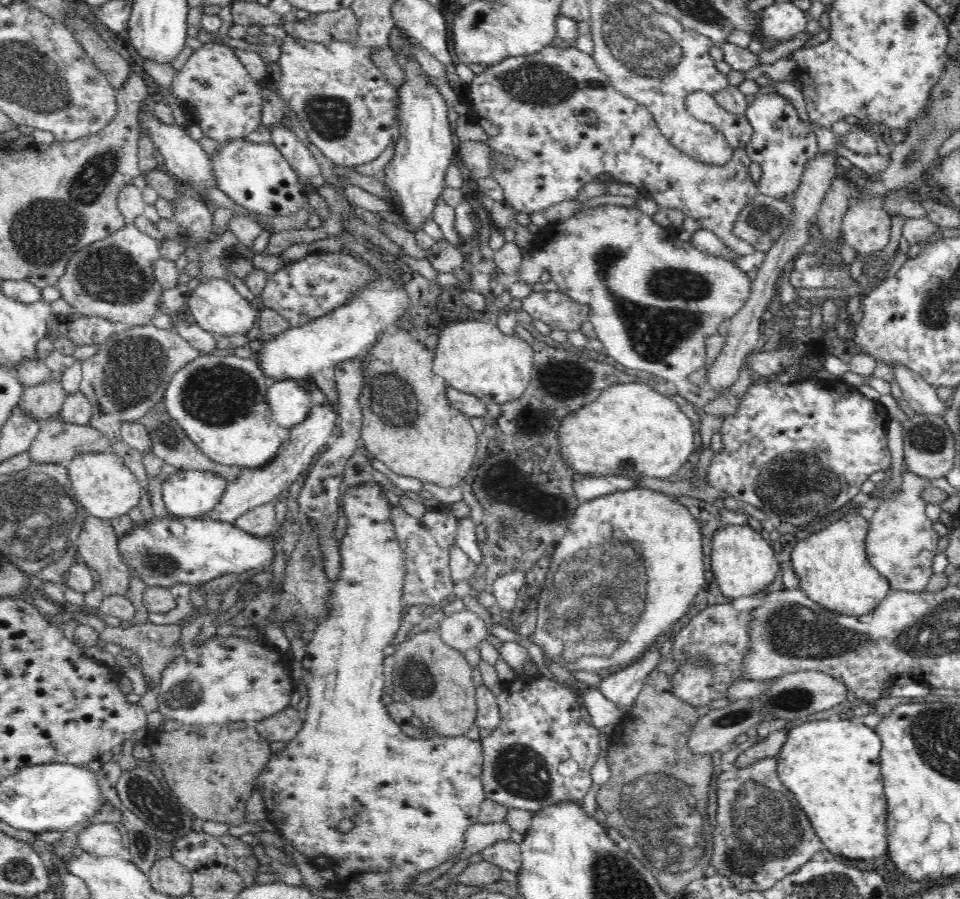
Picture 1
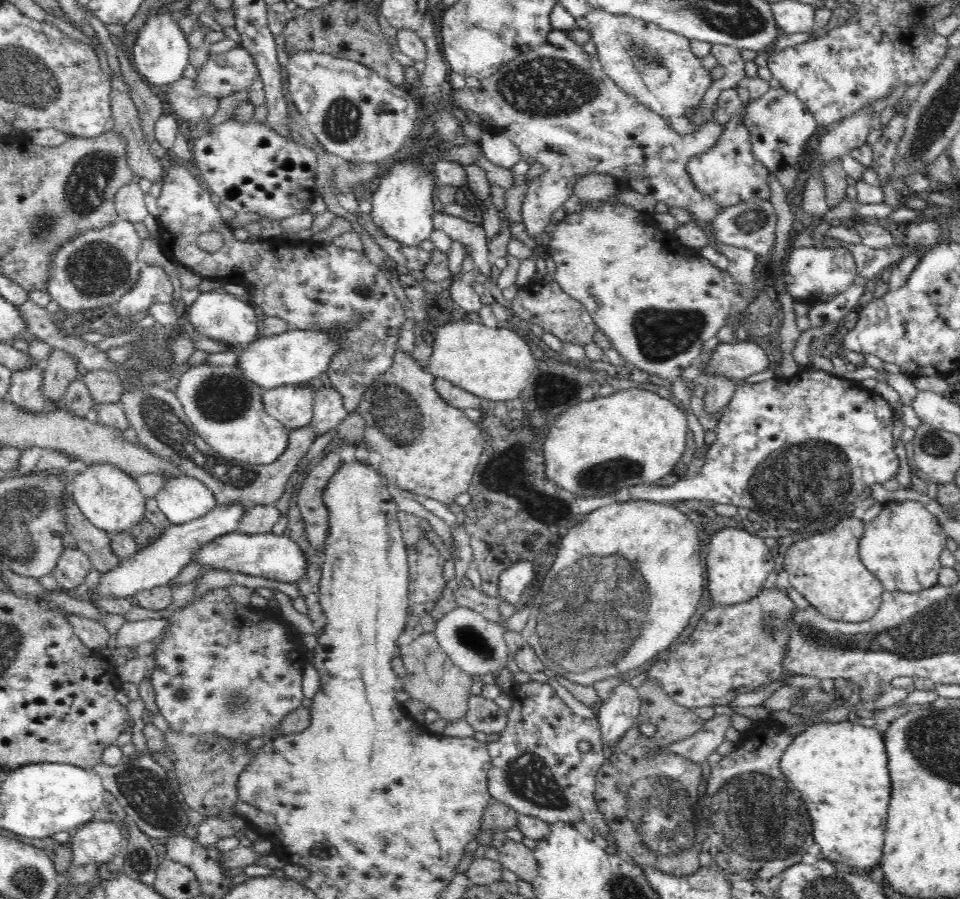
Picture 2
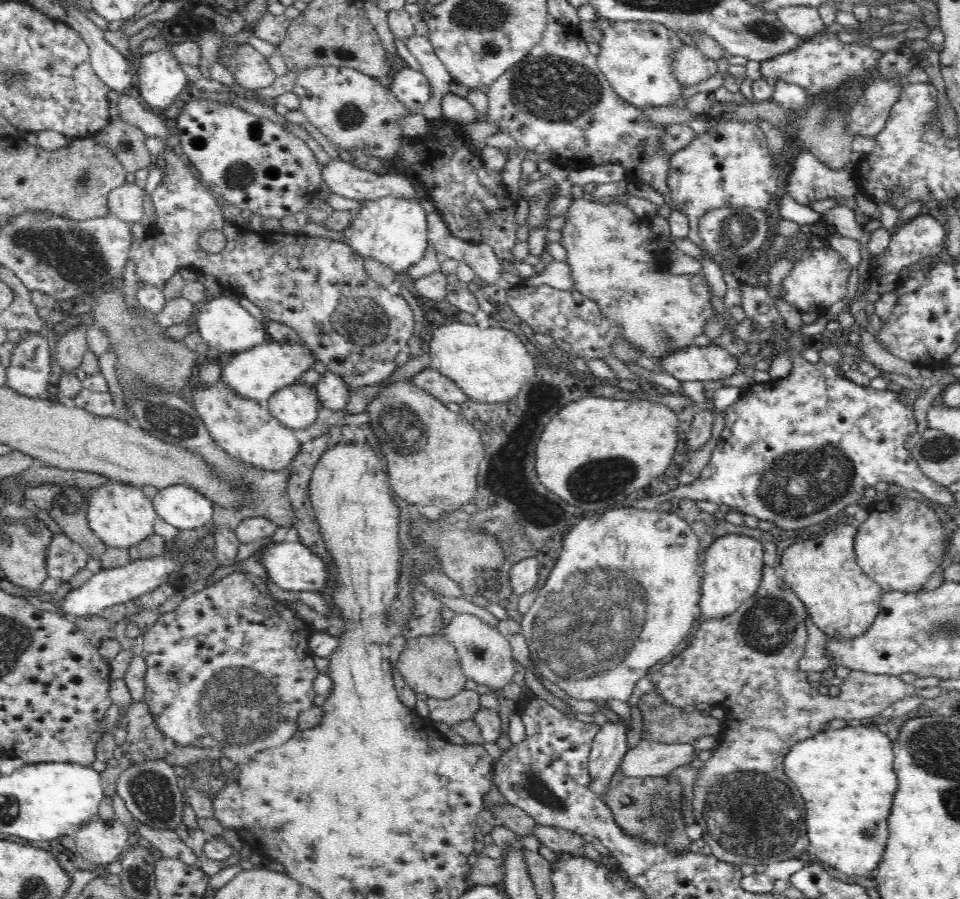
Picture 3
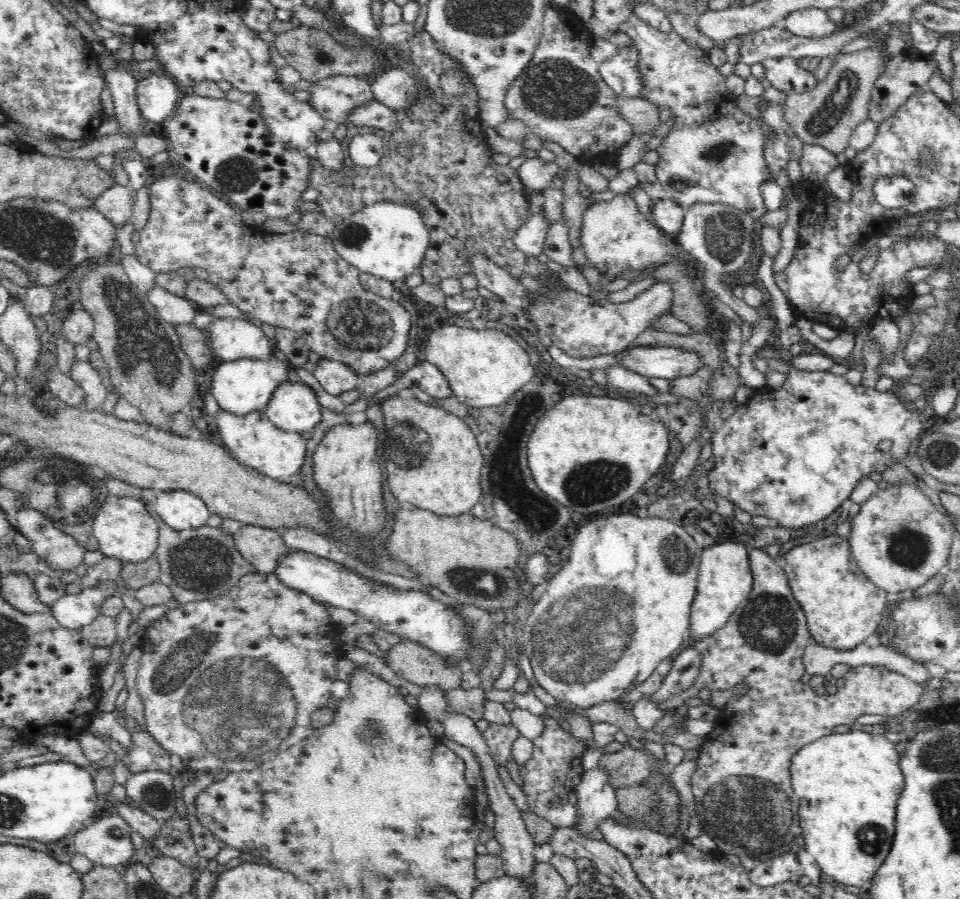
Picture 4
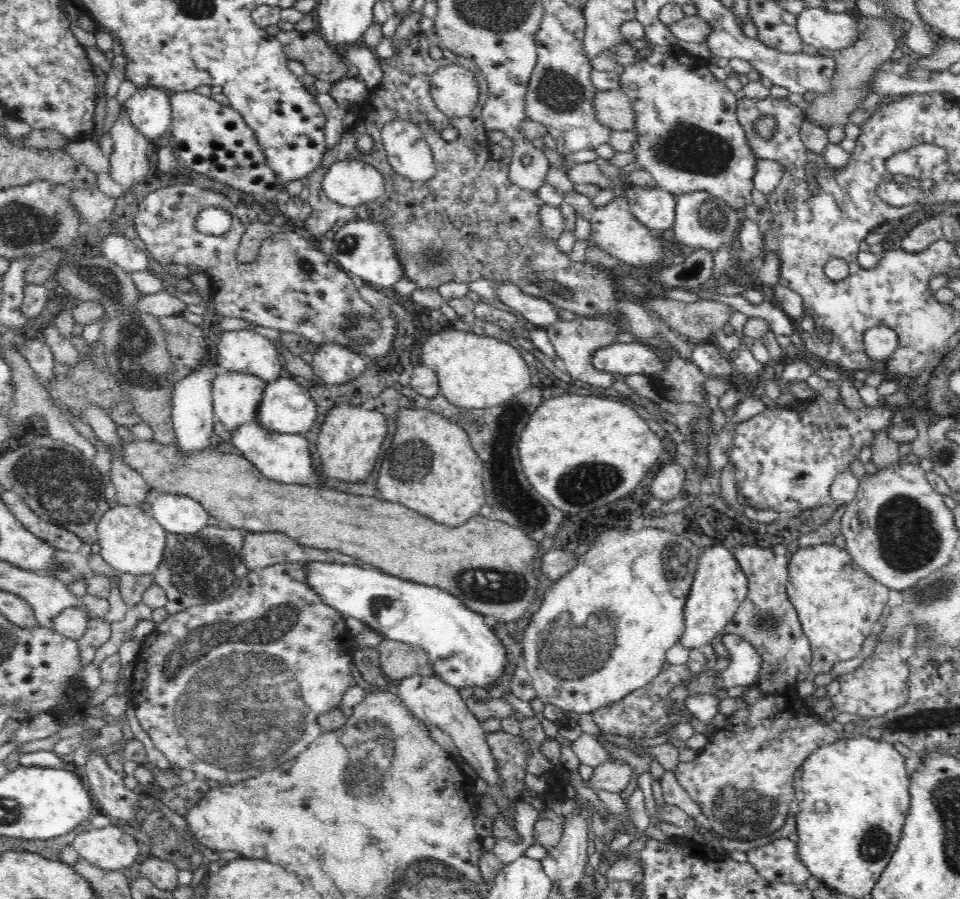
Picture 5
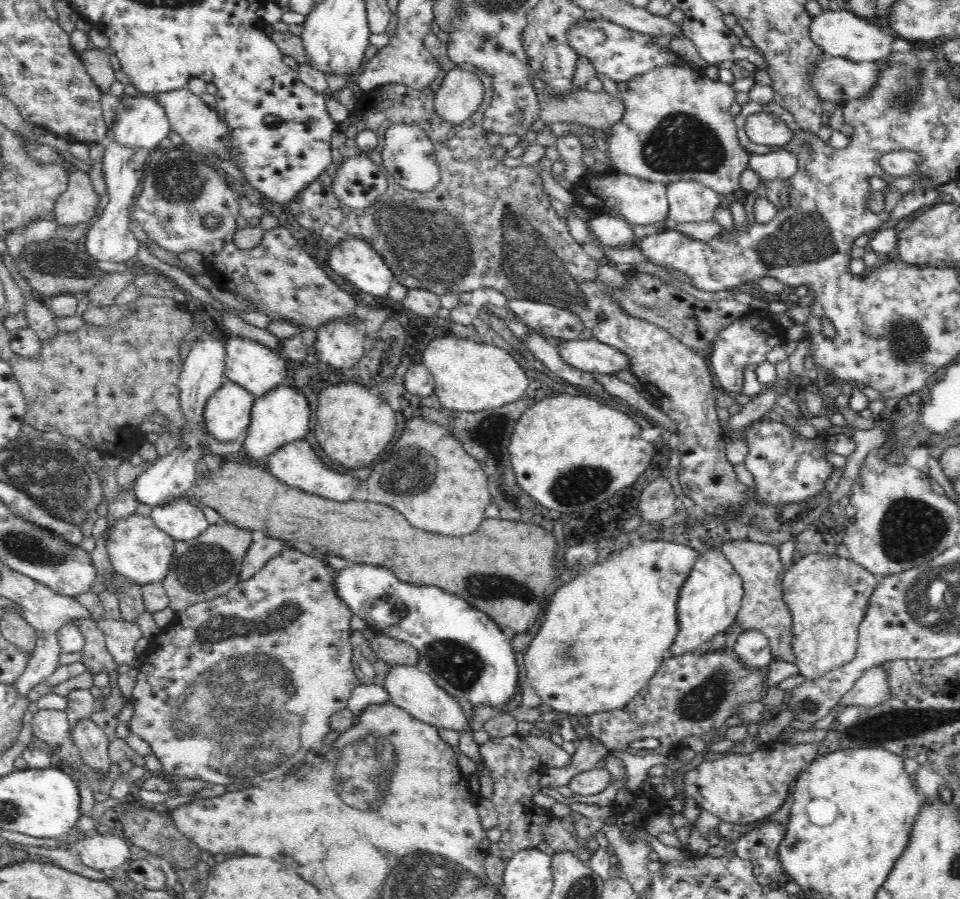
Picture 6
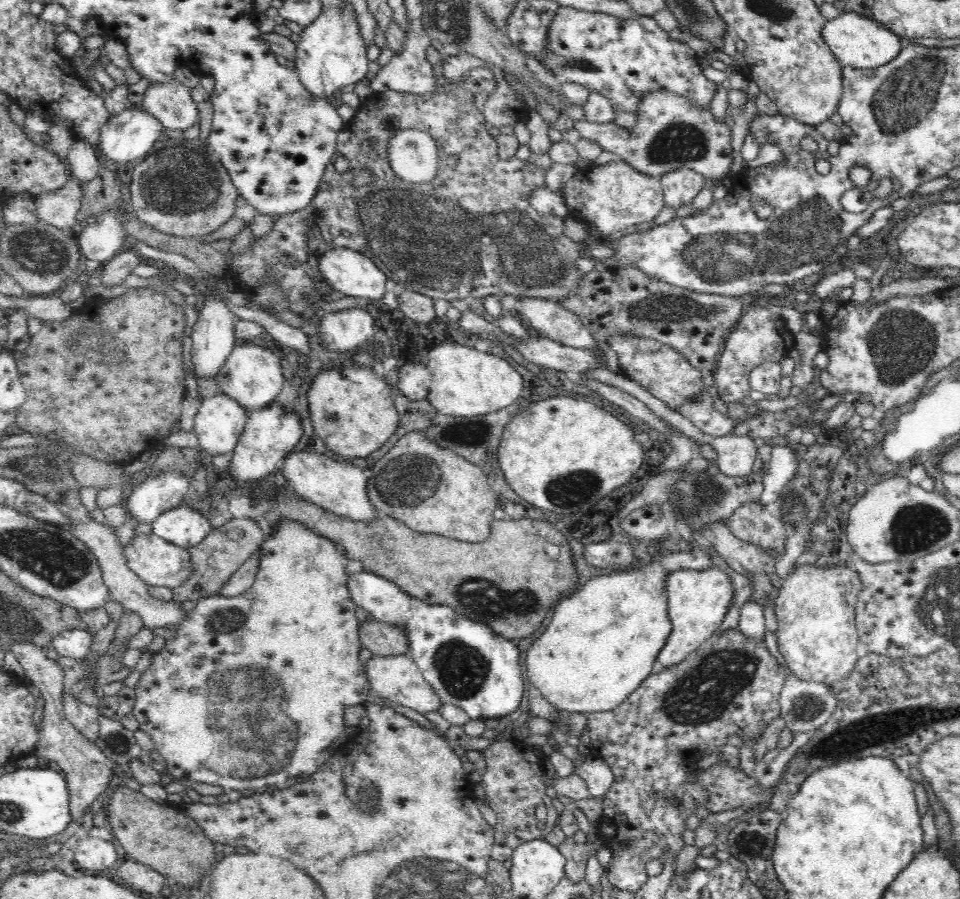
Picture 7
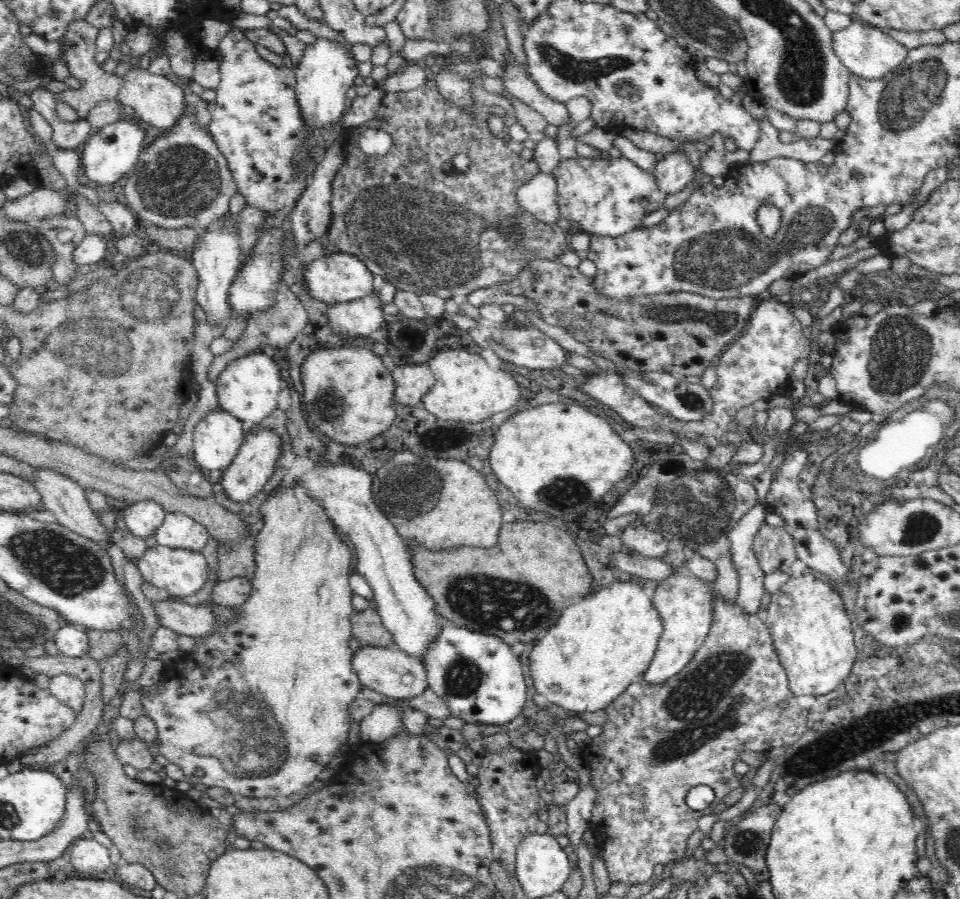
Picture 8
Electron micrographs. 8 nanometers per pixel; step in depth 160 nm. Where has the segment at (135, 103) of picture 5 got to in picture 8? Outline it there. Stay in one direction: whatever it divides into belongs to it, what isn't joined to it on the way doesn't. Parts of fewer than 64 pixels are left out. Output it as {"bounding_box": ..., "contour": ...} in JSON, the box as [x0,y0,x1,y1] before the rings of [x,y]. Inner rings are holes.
{"bounding_box":[81,120,144,187],"contour":[[[119,120],[96,129],[90,138],[83,144],[81,167],[84,168],[84,176],[92,180],[98,187],[111,187],[120,178],[132,173],[143,151],[144,129],[133,122]]]}

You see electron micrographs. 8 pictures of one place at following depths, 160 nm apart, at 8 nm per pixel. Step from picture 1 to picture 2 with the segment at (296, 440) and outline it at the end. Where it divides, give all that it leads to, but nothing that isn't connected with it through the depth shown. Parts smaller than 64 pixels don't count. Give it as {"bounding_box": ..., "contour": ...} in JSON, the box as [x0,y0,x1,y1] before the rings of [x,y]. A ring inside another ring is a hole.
{"bounding_box":[89,387,348,602],"contour":[[[322,387],[315,391],[313,418],[310,427],[316,431],[316,436],[326,434],[348,416],[344,407],[342,395],[334,387]],[[217,505],[203,518],[194,519],[186,524],[171,524],[152,545],[140,548],[131,557],[123,559],[112,570],[101,573],[97,589],[89,594],[90,600],[93,602],[93,600],[110,598],[110,596],[128,598],[142,590],[150,590],[154,586],[168,585],[170,580],[174,580],[192,562],[196,550],[202,544],[212,542],[214,538],[222,534],[236,531],[245,514],[246,507],[242,505]]]}

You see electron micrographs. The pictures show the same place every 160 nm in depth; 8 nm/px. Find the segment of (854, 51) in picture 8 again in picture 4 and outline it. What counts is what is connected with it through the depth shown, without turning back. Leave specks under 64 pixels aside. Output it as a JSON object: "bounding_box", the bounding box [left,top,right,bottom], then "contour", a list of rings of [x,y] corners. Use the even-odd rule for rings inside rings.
{"bounding_box":[783,7,841,38],"contour":[[[806,7],[791,12],[783,25],[794,36],[805,38],[823,38],[833,34],[841,25],[837,25],[826,10],[818,7]]]}

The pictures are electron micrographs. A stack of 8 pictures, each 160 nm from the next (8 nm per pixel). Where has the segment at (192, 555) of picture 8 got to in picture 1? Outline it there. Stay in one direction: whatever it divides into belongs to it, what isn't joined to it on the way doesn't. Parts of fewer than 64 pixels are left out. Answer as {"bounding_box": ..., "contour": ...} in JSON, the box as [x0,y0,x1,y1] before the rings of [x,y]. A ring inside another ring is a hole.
{"bounding_box":[68,452,143,520],"contour":[[[84,452],[74,456],[68,465],[68,476],[75,492],[74,500],[82,506],[87,513],[102,520],[120,518],[129,515],[141,502],[143,488],[136,476],[124,465],[123,458],[112,454]]]}

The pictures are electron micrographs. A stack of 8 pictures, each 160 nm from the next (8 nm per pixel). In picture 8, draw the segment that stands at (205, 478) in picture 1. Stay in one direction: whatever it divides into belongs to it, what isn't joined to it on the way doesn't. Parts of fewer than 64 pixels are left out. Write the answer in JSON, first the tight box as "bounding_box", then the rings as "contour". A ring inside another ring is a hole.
{"bounding_box":[155,512,210,552],"contour":[[[168,512],[155,537],[160,546],[200,552],[210,535],[205,526],[186,514]]]}

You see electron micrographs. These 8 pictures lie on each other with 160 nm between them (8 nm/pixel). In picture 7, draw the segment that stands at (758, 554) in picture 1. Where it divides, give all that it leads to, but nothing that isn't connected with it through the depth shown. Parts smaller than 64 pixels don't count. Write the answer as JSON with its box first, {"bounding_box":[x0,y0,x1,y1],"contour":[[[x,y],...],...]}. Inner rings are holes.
{"bounding_box":[652,567,734,673],"contour":[[[718,567],[708,570],[673,570],[665,576],[665,583],[672,630],[666,644],[658,653],[652,670],[656,673],[682,662],[689,654],[698,650],[714,631],[720,629],[721,622],[734,600],[734,582]]]}

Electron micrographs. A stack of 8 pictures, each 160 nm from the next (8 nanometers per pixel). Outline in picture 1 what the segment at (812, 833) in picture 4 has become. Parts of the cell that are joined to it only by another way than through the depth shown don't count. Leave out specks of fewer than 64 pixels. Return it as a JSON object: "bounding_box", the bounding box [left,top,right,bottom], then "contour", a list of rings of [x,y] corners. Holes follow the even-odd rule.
{"bounding_box":[777,720,886,860],"contour":[[[860,720],[810,721],[789,730],[787,742],[778,756],[777,774],[793,798],[802,804],[814,830],[831,857],[839,855],[854,860],[870,860],[886,854],[886,796],[882,784],[881,739],[875,730]]]}

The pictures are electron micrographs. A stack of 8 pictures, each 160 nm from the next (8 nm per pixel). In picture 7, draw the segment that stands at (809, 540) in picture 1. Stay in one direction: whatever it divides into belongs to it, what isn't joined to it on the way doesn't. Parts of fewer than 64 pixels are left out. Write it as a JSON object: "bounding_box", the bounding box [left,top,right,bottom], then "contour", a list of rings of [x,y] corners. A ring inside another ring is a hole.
{"bounding_box":[773,562,862,686],"contour":[[[823,562],[795,566],[782,580],[773,606],[778,620],[775,635],[780,654],[796,678],[833,686],[837,685],[840,679],[846,678],[855,668],[858,660],[857,646],[860,643],[855,625],[855,608],[862,587],[859,574],[850,566],[825,566]]]}

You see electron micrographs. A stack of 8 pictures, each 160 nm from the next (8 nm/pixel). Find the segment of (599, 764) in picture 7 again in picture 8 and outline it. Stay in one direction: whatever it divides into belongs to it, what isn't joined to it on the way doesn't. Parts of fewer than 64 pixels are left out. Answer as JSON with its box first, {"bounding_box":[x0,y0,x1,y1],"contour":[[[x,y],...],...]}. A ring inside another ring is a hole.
{"bounding_box":[565,780,596,849],"contour":[[[592,780],[589,785],[583,786],[582,790],[568,801],[565,806],[567,813],[567,832],[571,846],[577,849],[582,841],[582,834],[589,828],[592,809],[596,800],[596,789],[593,787]]]}

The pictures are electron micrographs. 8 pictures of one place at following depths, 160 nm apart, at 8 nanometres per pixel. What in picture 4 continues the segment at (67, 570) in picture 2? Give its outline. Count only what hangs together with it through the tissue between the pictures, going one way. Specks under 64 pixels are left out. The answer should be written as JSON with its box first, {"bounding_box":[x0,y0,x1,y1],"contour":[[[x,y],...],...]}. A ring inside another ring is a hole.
{"bounding_box":[14,506,85,570],"contour":[[[28,506],[19,508],[14,525],[52,569],[74,570],[83,562],[85,548],[73,536],[46,519],[39,510]]]}

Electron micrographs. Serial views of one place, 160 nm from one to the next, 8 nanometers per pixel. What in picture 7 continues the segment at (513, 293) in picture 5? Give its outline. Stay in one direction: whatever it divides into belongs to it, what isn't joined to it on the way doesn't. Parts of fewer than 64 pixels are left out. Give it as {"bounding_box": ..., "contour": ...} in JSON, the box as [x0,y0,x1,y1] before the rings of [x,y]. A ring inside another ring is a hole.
{"bounding_box":[516,298,602,354],"contour":[[[522,298],[520,301],[521,306],[516,315],[530,329],[560,344],[582,350],[594,347],[597,354],[602,354],[598,342],[574,311],[542,299]]]}

